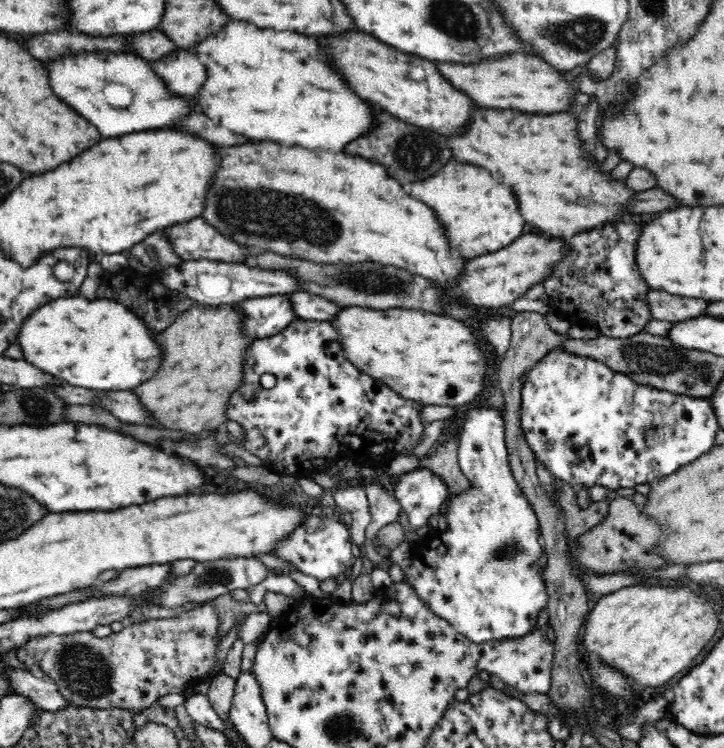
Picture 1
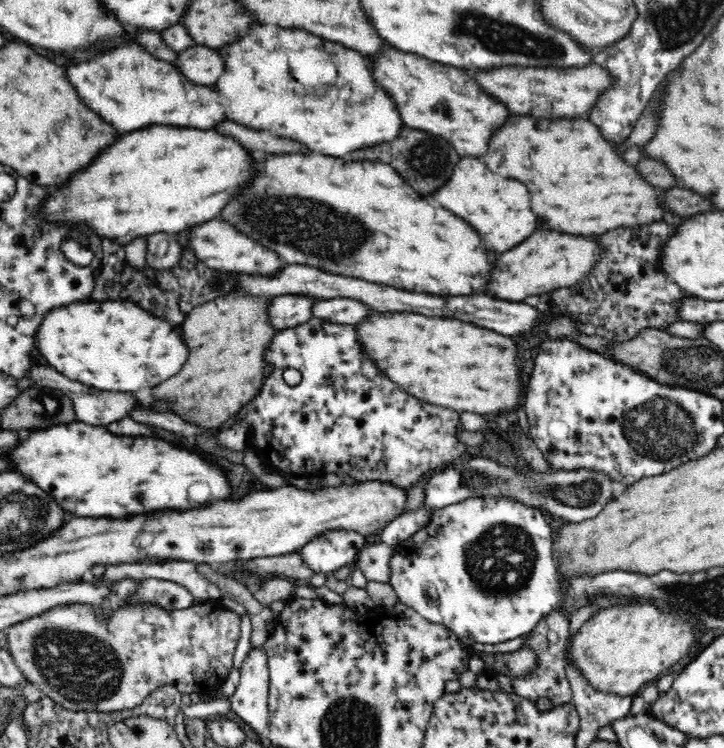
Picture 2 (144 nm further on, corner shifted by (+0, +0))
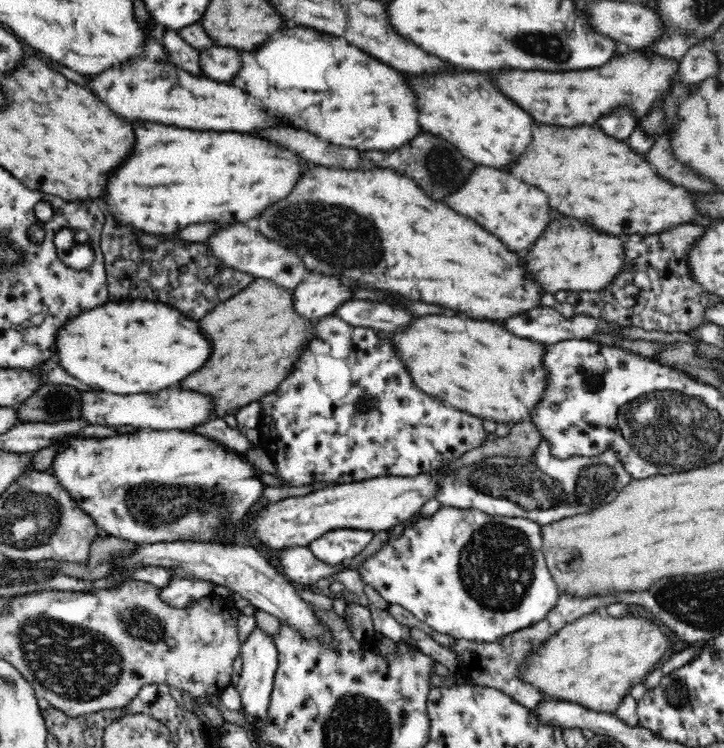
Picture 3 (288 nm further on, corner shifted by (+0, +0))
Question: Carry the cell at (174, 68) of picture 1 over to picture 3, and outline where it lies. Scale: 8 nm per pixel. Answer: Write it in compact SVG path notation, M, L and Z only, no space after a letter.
M204 48L200 50L200 66L212 80L230 82L244 68L242 50L238 48Z

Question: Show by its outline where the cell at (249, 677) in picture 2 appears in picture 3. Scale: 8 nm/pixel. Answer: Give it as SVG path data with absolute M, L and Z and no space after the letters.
M256 626L248 634L248 638L242 642L240 658L242 658L244 666L242 666L240 682L236 688L242 696L242 704L244 704L242 710L256 716L260 722L264 722L266 714L270 710L270 700L272 700L272 692L274 692L274 678L276 678L276 670L278 670L278 648L276 648L274 636L264 632L260 626Z

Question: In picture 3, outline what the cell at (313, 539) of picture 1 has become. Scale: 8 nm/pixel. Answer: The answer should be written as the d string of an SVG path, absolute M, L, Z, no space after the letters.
M330 530L310 542L308 548L318 560L336 566L354 560L372 542L374 534L372 530Z

